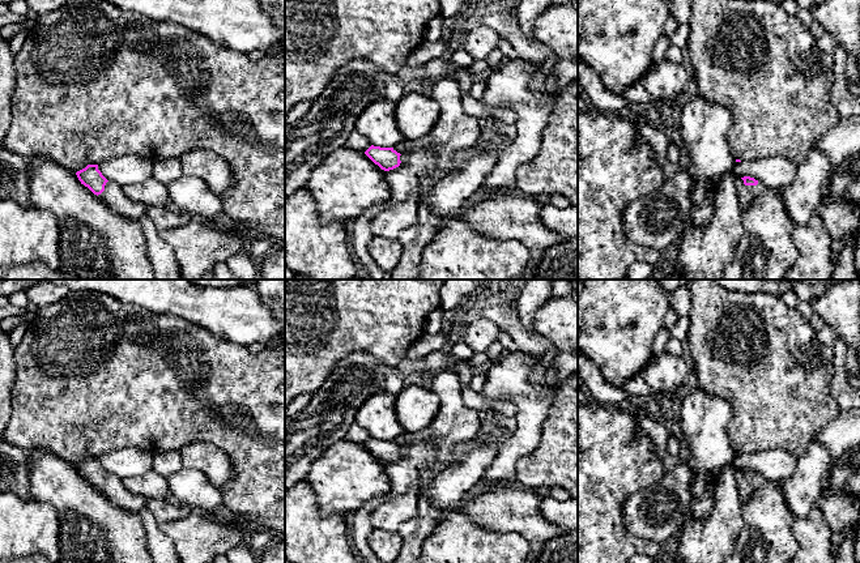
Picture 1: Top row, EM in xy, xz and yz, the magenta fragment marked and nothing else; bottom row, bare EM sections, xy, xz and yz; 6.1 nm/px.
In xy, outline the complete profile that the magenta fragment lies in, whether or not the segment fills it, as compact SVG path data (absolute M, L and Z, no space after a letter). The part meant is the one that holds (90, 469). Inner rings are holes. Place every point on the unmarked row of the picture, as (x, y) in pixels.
M88 457L76 465L81 477L105 494L115 506L127 512L139 515L146 507L148 499L129 492L120 478L107 473L98 462L98 457Z

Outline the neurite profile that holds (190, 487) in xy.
M182 468L166 479L170 496L191 511L214 512L223 506L220 489L197 470Z

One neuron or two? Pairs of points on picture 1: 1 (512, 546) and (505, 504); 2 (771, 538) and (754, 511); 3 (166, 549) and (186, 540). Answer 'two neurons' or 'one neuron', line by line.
1: two neurons
2: one neuron
3: two neurons

